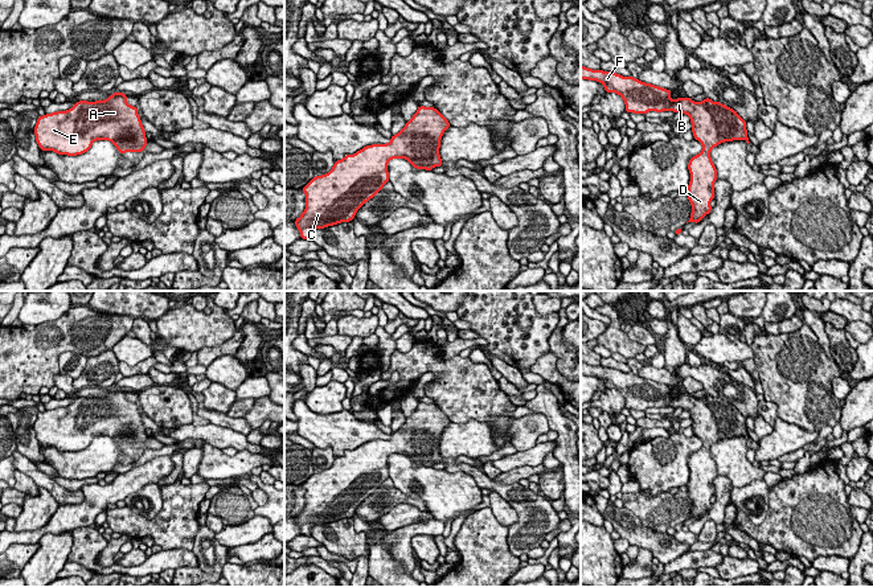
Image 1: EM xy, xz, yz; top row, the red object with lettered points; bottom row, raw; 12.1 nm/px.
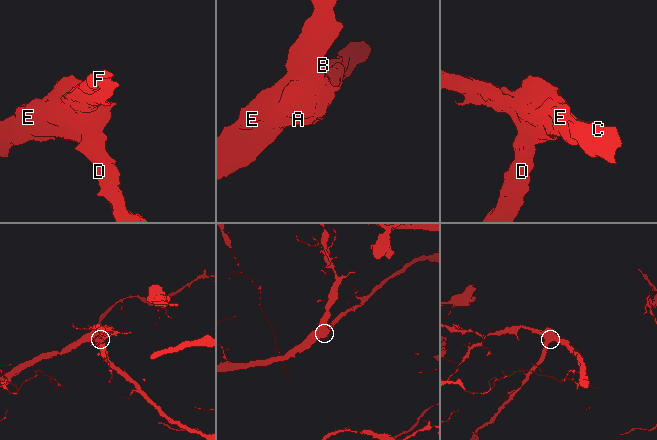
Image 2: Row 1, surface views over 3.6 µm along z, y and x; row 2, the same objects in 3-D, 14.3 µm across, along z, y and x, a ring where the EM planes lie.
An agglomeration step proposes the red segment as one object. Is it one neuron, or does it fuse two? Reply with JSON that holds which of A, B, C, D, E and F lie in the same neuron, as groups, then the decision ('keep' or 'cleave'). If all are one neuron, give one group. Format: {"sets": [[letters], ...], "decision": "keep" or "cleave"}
{"sets": [["A", "B", "C", "D", "E", "F"]], "decision": "keep"}

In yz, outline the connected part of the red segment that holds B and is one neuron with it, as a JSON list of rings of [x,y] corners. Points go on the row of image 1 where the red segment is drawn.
[[[581,66],[581,79],[597,81],[604,86],[606,93],[616,93],[626,103],[624,112],[645,115],[649,111],[681,111],[690,118],[693,137],[702,144],[702,151],[690,157],[688,169],[690,181],[688,200],[692,213],[688,222],[700,223],[712,212],[710,201],[716,197],[713,184],[717,169],[712,161],[710,151],[721,143],[746,140],[747,130],[735,110],[721,102],[713,102],[708,97],[701,102],[690,98],[671,99],[671,90],[642,82],[636,78],[623,77],[616,73],[593,70]]]

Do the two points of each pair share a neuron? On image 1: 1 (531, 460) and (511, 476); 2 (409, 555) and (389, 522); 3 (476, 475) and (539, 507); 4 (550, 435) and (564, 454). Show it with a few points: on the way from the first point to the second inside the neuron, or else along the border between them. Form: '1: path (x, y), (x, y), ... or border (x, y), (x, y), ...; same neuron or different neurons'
1: border (541, 463), (515, 467), (501, 473); different neurons
2: border (425, 521), (402, 525), (385, 533); different neurons
3: path (492, 484), (516, 495), (523, 501); same neuron
4: border (550, 429), (556, 432), (556, 440); different neurons

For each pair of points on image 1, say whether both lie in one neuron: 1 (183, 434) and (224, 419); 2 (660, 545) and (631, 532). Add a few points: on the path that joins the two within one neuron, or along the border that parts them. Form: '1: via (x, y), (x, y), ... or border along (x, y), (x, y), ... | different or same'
1: border along (210, 422), (230, 427), (241, 434) | different
2: via (654, 541), (638, 534) | same

